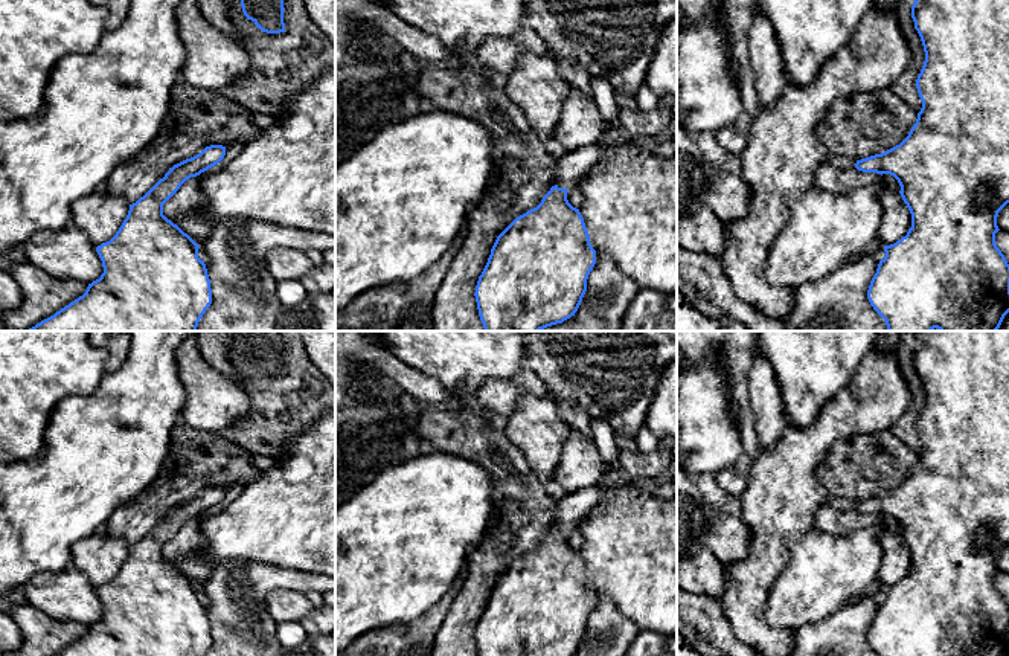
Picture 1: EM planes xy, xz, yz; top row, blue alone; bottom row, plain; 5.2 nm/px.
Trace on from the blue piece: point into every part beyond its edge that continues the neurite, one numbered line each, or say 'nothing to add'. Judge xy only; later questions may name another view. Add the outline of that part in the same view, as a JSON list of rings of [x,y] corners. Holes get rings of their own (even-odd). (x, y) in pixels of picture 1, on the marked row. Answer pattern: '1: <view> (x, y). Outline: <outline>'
nothing to add

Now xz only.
1: xz (575, 164). Outline: [[[591,143],[588,146],[581,146],[569,151],[558,160],[555,185],[569,191],[584,174],[593,169],[605,150],[605,146]]]

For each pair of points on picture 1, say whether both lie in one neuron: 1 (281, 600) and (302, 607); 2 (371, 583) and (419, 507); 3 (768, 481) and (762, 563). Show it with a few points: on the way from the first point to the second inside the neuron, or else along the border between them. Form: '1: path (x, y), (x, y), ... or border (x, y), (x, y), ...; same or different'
1: path (285, 604), (297, 606); same
2: path (377, 565), (412, 525); same
3: path (768, 501), (768, 543); same

